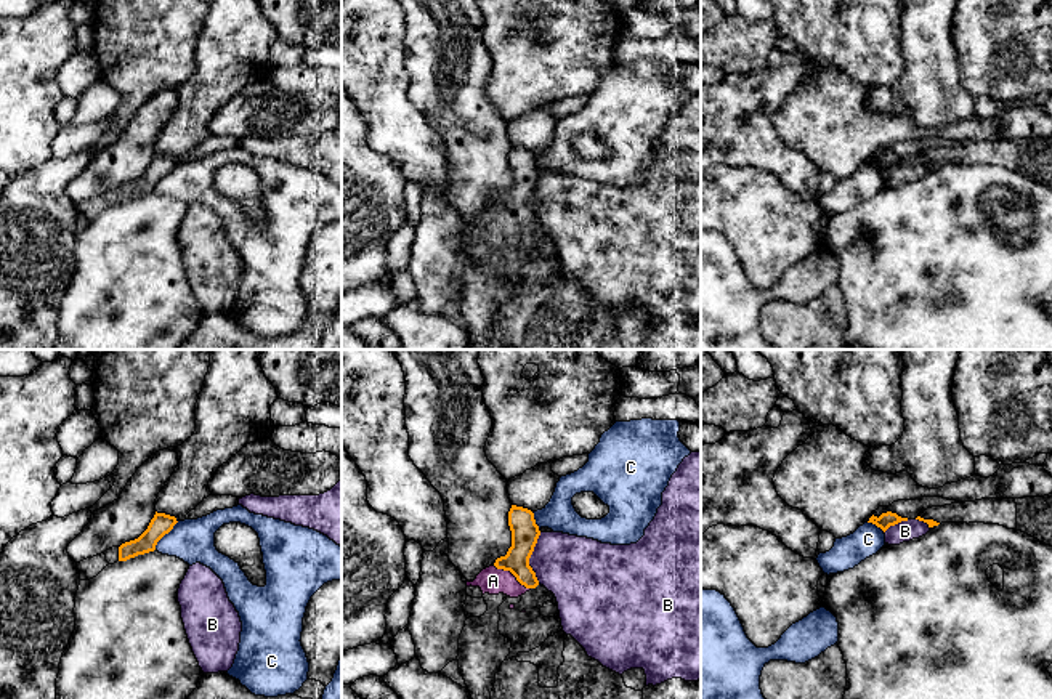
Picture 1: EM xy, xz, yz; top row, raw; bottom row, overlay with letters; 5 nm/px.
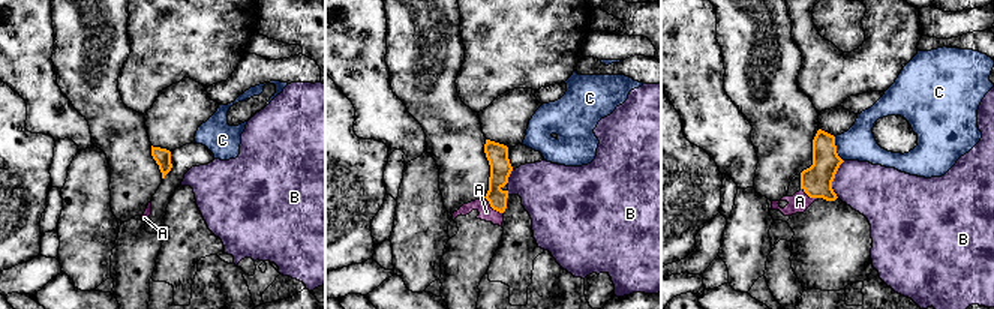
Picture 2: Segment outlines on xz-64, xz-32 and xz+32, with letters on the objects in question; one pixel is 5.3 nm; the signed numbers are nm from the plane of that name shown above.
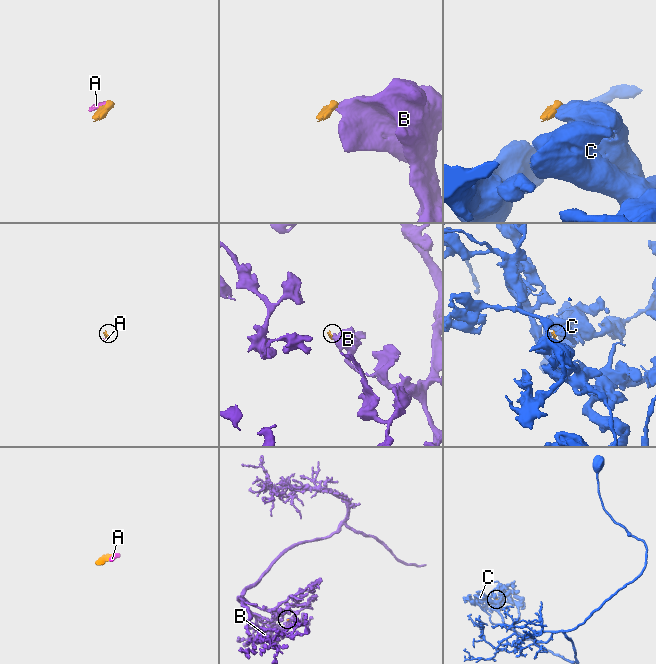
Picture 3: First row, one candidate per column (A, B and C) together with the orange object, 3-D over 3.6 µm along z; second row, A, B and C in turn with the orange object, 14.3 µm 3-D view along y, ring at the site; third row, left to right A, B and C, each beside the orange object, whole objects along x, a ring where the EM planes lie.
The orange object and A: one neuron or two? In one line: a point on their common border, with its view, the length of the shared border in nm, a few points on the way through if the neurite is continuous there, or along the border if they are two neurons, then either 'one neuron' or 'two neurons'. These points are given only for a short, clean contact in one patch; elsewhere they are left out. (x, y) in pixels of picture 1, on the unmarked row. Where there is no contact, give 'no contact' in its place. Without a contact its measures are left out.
meets orange in xz at (512, 214); contact 220 nm long; runs through xz (525, 173), (512, 214), (493, 222); one neuron

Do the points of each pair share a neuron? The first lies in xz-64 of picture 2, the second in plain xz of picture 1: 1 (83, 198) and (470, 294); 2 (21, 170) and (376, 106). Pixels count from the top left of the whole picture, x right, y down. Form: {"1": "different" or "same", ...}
{"1": "different", "2": "different"}

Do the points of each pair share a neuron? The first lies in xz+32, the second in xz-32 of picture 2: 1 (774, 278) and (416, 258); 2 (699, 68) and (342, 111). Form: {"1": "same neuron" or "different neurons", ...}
{"1": "different neurons", "2": "different neurons"}

